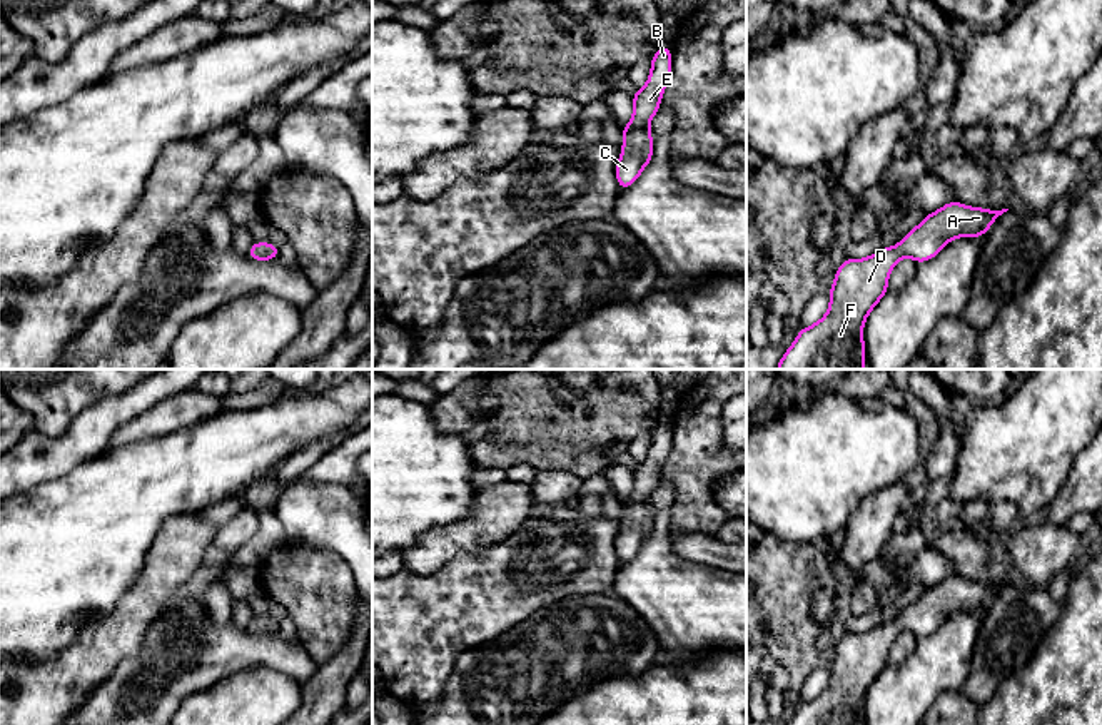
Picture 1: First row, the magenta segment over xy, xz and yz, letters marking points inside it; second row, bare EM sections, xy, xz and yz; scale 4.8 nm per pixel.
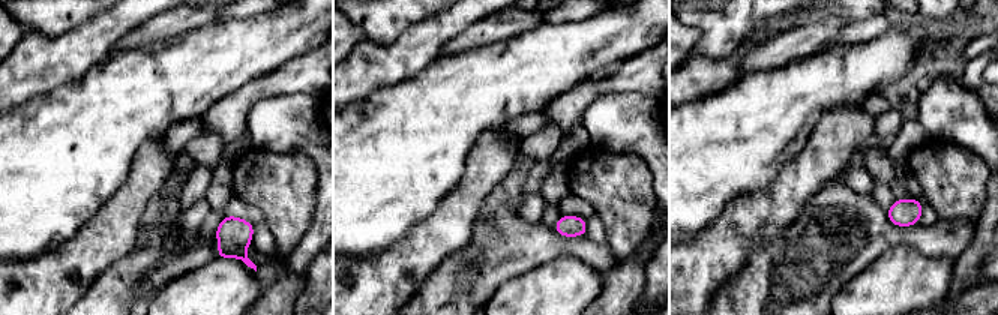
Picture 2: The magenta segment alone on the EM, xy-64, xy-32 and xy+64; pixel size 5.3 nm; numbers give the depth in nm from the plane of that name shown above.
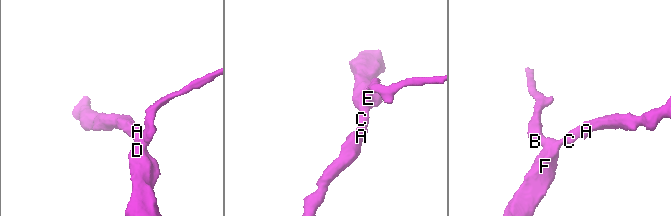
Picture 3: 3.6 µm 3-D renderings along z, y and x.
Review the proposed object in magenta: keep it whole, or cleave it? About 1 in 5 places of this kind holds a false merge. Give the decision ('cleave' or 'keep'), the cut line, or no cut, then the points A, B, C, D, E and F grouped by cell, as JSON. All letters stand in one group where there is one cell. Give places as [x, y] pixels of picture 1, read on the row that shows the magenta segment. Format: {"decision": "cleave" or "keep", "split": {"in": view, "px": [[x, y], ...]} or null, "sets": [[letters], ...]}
{"decision": "keep", "split": null, "sets": [["A", "B", "C", "D", "E", "F"]]}

